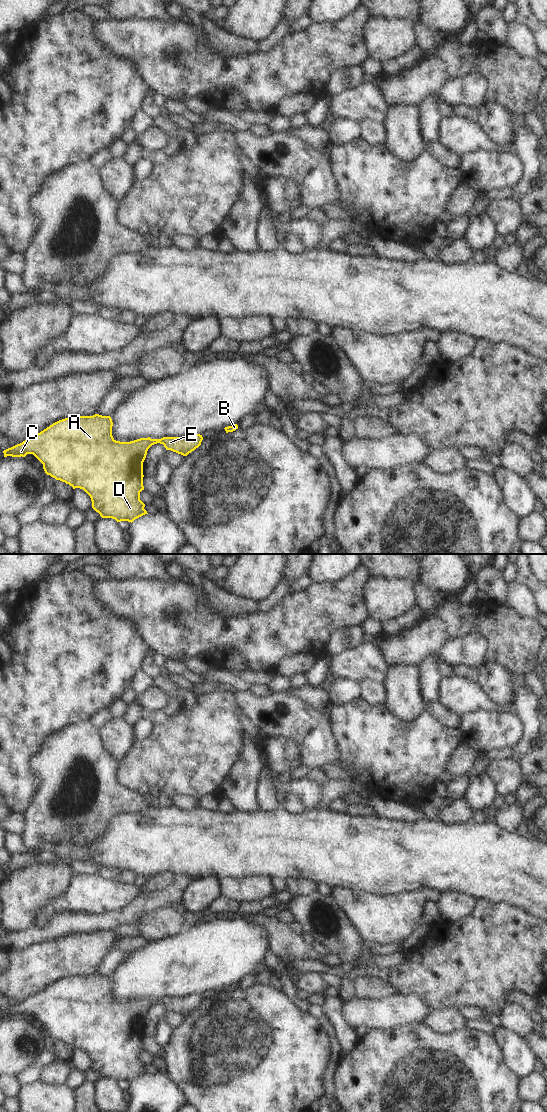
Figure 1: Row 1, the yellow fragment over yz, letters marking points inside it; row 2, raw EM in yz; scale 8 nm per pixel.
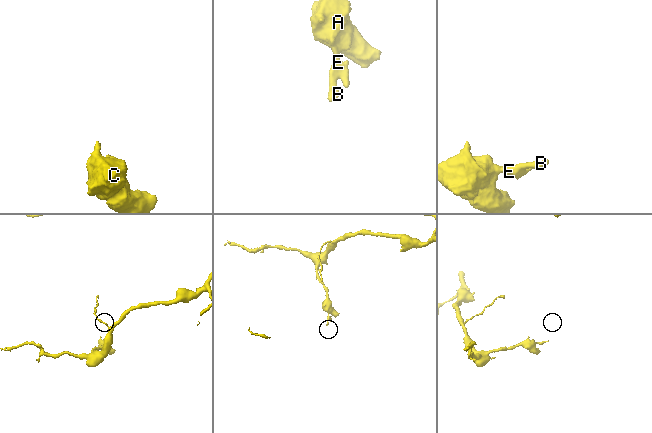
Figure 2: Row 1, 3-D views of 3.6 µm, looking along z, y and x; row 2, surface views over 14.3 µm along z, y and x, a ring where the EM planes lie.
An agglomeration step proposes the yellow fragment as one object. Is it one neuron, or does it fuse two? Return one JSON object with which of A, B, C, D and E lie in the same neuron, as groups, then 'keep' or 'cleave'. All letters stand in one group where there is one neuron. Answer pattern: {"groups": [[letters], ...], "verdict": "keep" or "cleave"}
{"groups": [["A", "B", "C", "D", "E"]], "verdict": "keep"}

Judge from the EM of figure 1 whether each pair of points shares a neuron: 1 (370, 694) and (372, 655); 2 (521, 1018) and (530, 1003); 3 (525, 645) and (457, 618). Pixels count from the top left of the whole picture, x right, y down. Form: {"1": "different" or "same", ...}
{"1": "different", "2": "different", "3": "same"}

